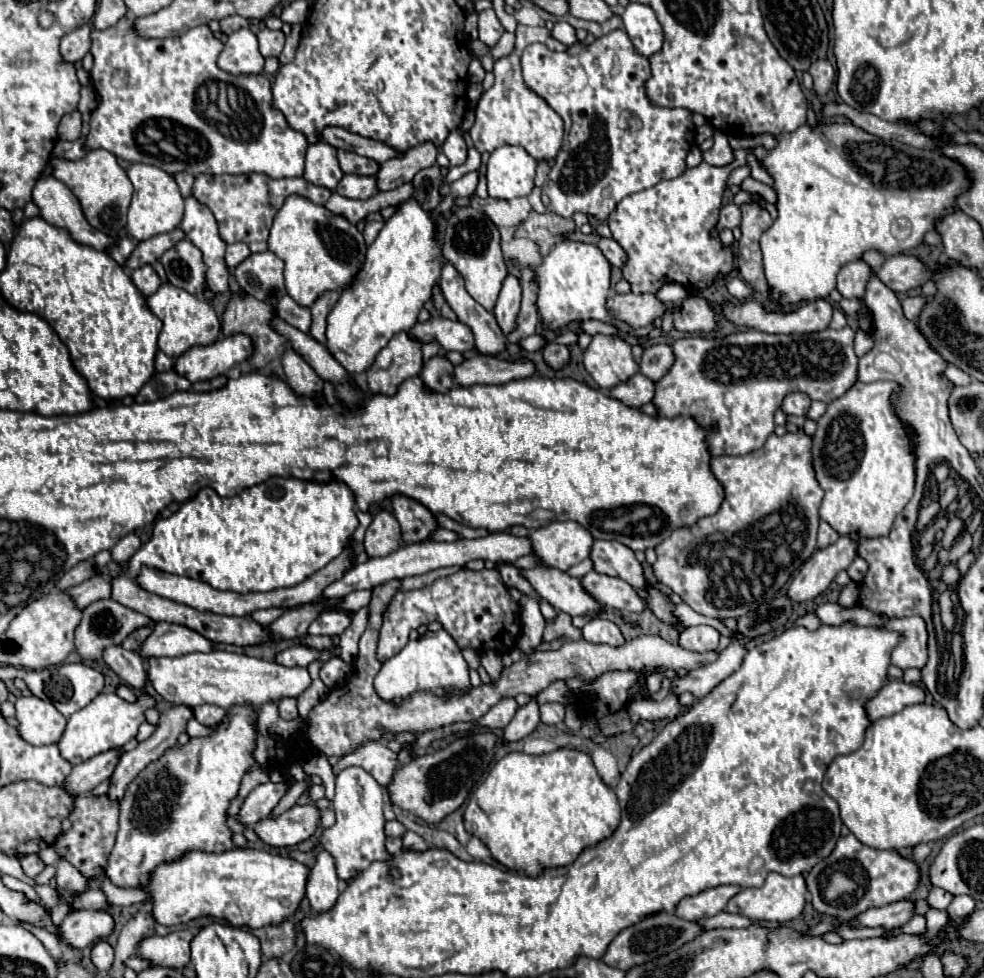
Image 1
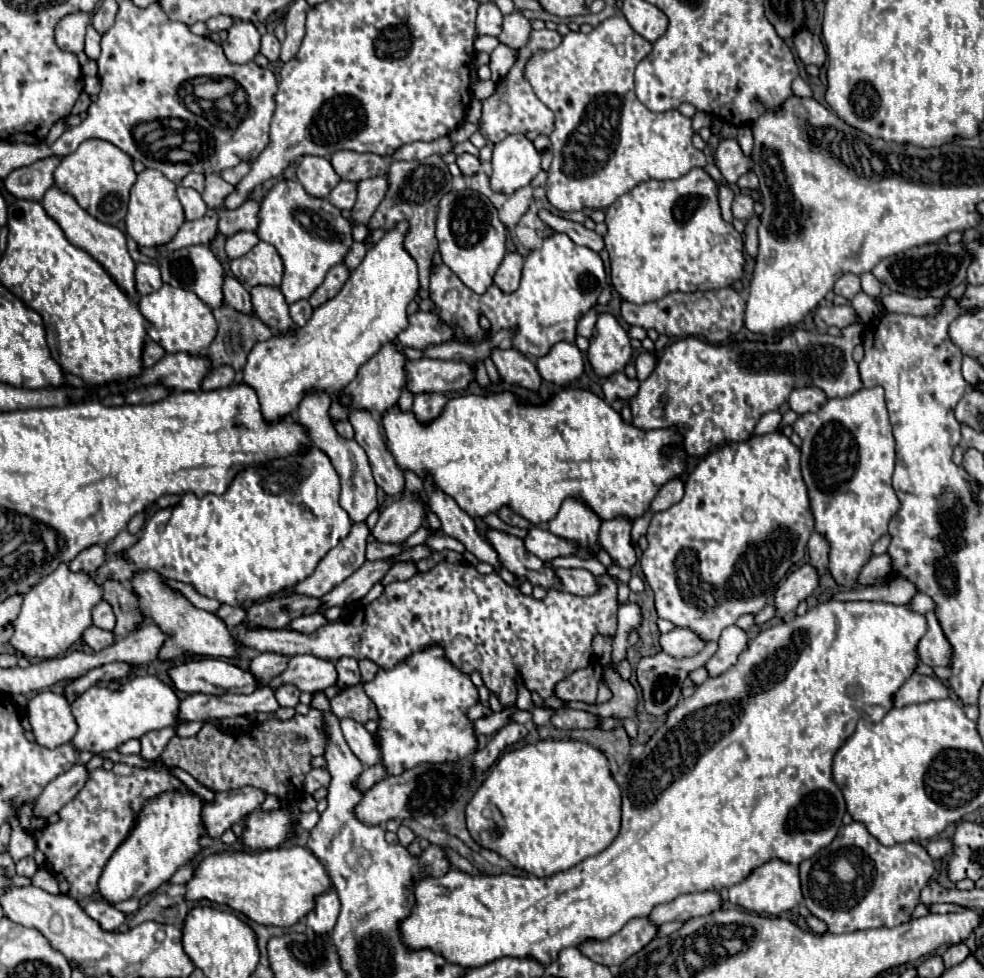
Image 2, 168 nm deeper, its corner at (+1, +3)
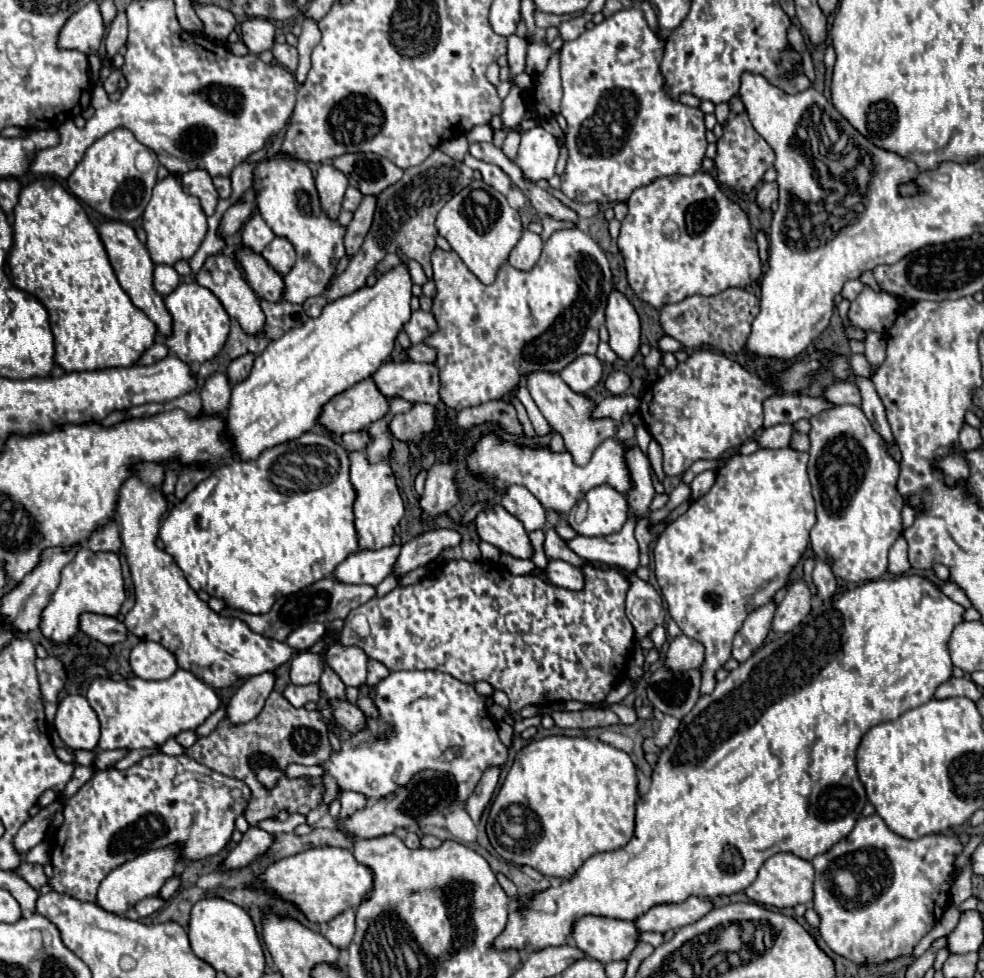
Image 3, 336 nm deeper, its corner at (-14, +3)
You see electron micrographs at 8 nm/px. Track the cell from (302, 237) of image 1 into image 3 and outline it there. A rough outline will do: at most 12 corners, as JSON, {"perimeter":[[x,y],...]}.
{"perimeter":[[258,164],[256,206],[298,254],[284,300],[324,294],[346,228],[322,210],[310,168]]}

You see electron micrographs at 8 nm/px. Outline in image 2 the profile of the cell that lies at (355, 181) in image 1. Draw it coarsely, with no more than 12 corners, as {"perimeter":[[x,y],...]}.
{"perimeter":[[339,182],[329,202],[339,210],[351,210],[357,184]]}

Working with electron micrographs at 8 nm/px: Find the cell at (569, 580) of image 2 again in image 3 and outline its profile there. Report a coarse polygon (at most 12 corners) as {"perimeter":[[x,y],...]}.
{"perimeter":[[550,560],[546,574],[554,586],[584,588],[582,568]]}

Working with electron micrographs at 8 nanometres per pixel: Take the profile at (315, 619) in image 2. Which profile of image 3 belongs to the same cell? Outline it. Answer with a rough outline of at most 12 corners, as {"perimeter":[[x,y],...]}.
{"perimeter":[[320,622],[304,624],[286,642],[296,650],[310,648],[324,636]]}

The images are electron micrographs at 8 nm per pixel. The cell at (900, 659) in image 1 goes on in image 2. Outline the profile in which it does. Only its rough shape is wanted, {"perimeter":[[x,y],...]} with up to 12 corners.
{"perimeter":[[927,612],[927,634],[917,646],[919,660],[949,666],[953,648],[935,612]]}

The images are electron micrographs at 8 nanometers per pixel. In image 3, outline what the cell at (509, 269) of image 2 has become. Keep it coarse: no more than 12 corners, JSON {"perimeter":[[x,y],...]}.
{"perimeter":[[526,230],[508,264],[528,272],[542,254],[540,236]]}

